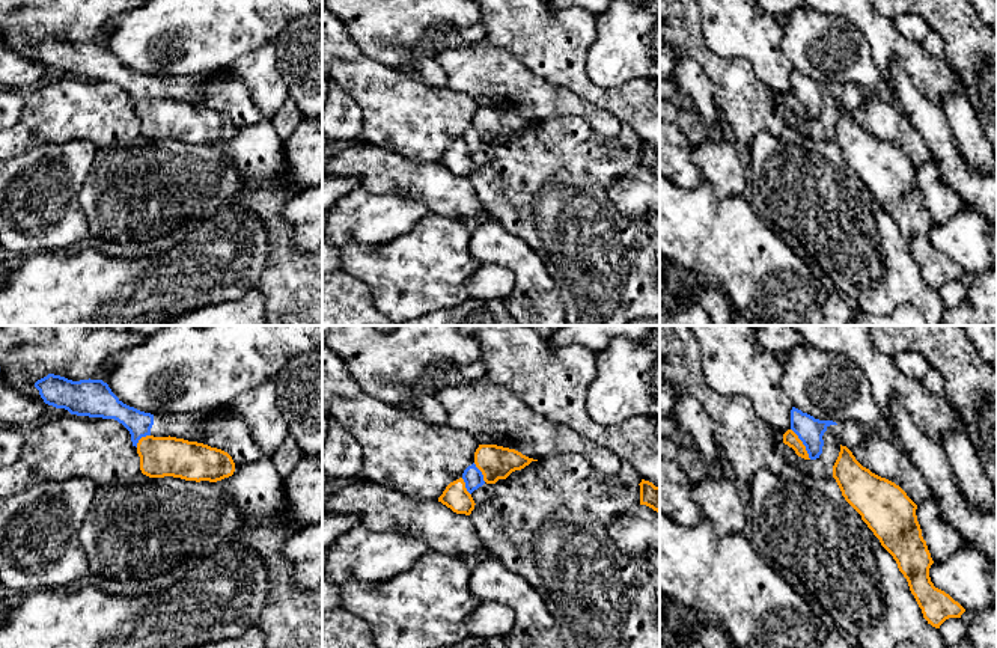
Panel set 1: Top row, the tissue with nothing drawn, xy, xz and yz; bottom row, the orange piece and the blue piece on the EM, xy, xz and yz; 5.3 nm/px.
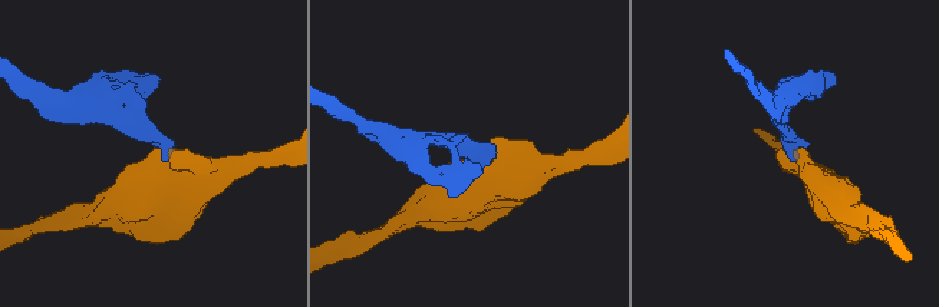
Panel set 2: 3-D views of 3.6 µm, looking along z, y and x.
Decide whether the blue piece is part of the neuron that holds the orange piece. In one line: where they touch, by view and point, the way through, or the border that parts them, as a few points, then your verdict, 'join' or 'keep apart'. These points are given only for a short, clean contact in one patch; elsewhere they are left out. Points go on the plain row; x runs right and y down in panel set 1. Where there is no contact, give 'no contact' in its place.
meets orange in yz at (801, 106); border along yz (791, 91), (811, 121); keep apart

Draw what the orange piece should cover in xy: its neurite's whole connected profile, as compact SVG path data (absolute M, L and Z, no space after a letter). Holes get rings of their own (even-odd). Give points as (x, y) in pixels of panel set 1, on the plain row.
M142 99L137 105L140 133L149 140L173 139L217 145L235 134L232 119L217 110L176 99Z

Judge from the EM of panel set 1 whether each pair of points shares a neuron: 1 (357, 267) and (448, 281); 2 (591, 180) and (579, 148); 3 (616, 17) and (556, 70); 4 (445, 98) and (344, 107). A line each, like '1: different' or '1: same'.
1: same
2: same
3: different
4: different

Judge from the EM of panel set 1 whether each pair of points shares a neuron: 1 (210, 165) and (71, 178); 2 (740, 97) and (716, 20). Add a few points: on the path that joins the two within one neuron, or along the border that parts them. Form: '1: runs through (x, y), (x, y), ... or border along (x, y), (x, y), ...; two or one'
1: border along (98, 149), (79, 195), (82, 211); two
2: border along (702, 33), (714, 53), (744, 58), (758, 77); two

